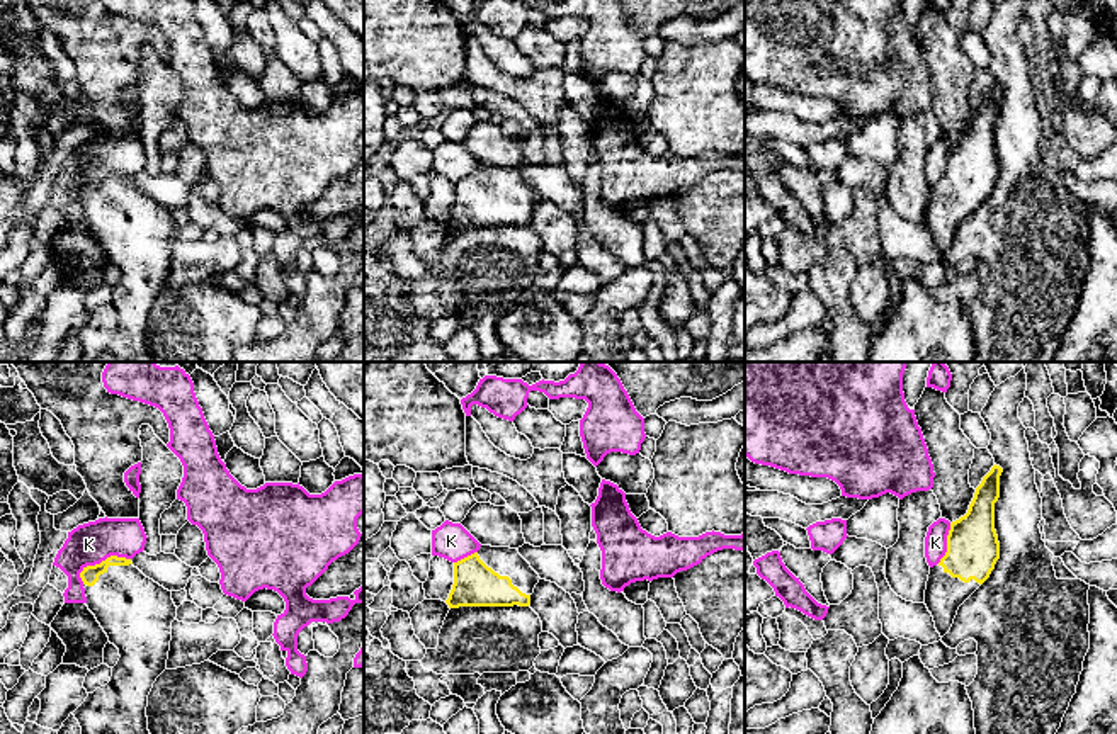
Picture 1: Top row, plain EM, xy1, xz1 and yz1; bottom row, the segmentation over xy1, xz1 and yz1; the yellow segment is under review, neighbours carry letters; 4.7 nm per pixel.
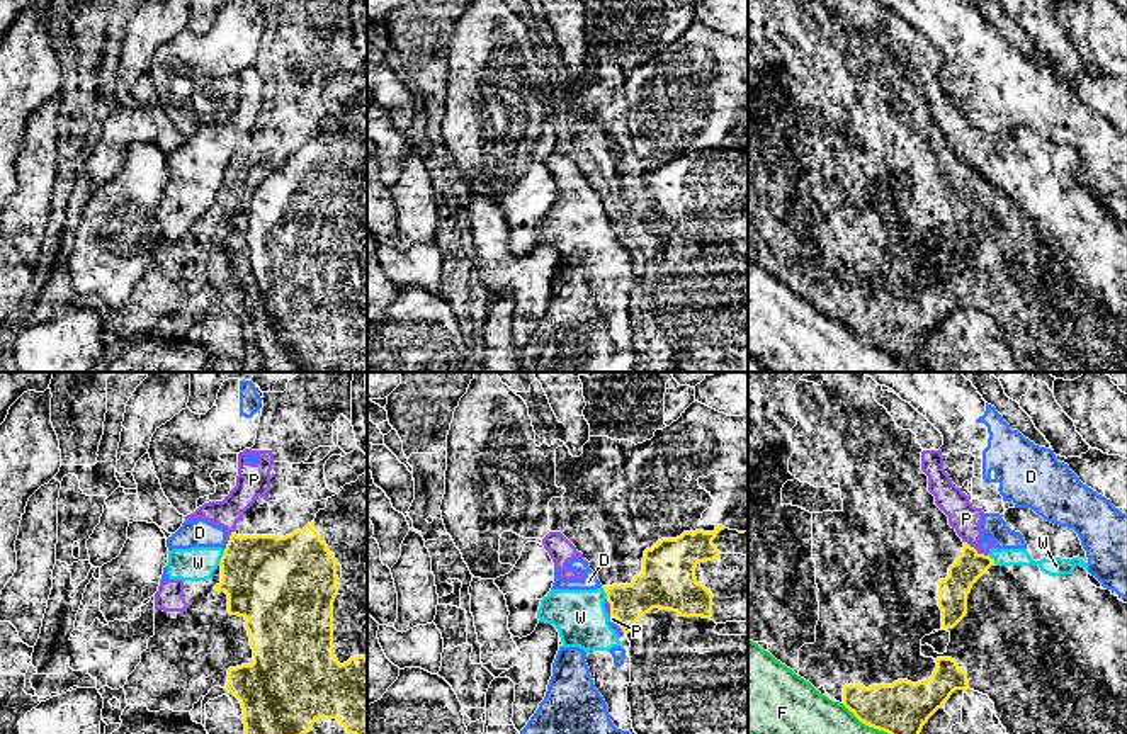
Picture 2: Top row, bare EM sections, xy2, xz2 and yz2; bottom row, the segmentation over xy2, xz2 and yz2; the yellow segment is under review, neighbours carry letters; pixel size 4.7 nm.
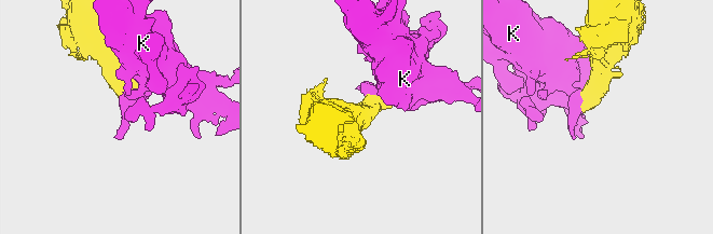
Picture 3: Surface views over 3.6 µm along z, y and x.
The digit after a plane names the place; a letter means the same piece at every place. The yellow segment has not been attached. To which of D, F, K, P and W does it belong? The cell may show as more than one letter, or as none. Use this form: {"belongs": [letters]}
{"belongs": []}

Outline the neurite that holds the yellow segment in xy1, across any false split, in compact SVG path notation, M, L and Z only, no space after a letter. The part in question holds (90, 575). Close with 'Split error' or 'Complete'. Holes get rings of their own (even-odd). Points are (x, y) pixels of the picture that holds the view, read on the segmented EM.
M111 556L100 564L87 566L80 573L87 607L119 649L119 661L112 668L111 681L88 693L85 702L73 712L82 734L150 734L148 695L156 678L167 669L172 641L172 622L177 607L172 591L146 578L131 559Z. Split error

